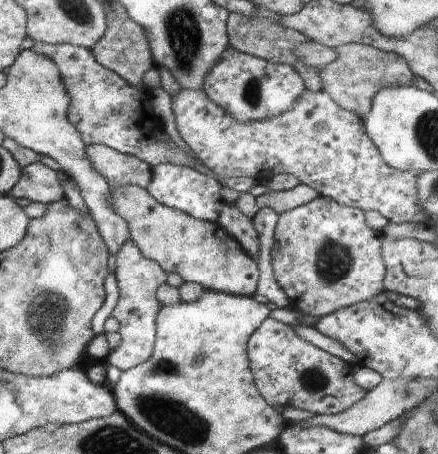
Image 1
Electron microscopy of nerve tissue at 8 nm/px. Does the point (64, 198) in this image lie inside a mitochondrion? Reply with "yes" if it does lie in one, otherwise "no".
no

